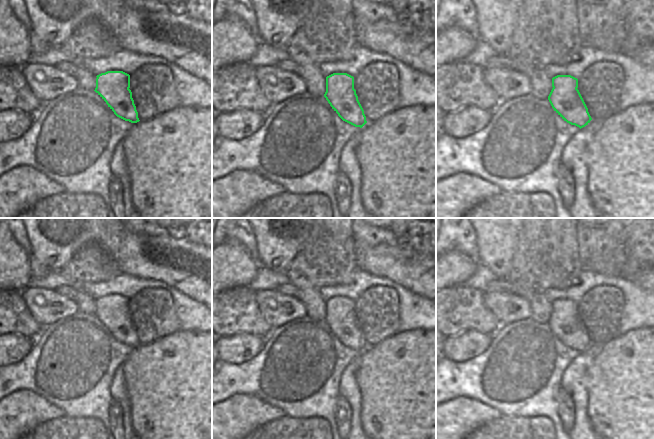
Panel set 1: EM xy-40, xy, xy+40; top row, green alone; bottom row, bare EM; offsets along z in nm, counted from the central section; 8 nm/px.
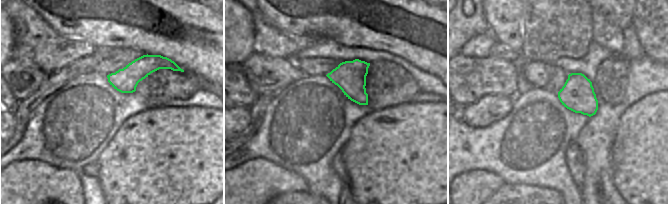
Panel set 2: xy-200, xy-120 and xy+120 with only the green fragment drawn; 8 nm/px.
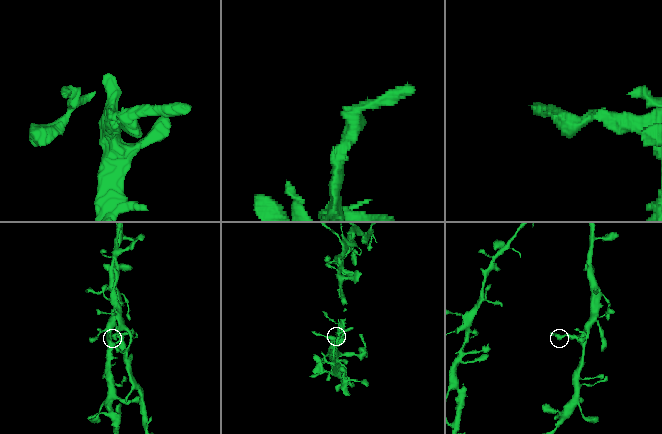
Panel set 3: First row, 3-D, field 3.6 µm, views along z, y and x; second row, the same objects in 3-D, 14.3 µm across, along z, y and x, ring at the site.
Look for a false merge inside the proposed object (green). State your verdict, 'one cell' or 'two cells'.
two cells

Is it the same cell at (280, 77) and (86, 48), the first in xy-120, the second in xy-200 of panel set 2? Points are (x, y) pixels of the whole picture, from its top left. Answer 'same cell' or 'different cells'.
different cells

